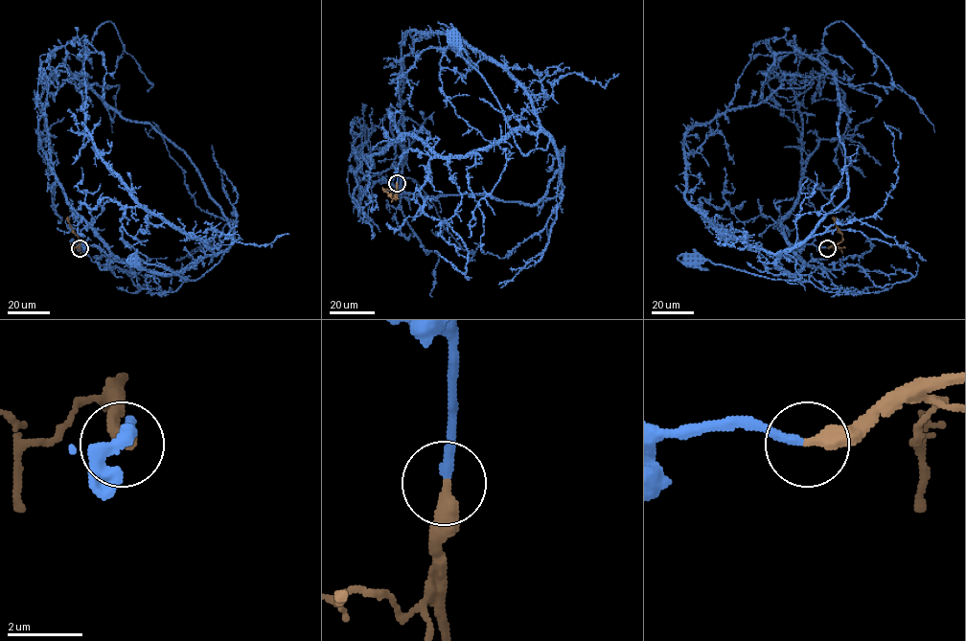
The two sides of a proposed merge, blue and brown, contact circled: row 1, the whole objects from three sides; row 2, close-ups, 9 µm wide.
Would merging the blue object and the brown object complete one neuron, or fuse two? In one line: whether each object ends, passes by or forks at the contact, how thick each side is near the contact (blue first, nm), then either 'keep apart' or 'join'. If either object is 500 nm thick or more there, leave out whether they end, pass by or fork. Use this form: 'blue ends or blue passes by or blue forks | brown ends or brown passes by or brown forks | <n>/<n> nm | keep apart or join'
blue ends | brown ends | 240/400 nm | join

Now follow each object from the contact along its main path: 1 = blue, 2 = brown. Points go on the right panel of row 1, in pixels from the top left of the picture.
1: (827, 248), (795, 246), (802, 260), (795, 273), (776, 264), (779, 254), (795, 260), (798, 279), (690, 263)
2: (827, 248), (842, 240), (842, 234), (831, 217)

